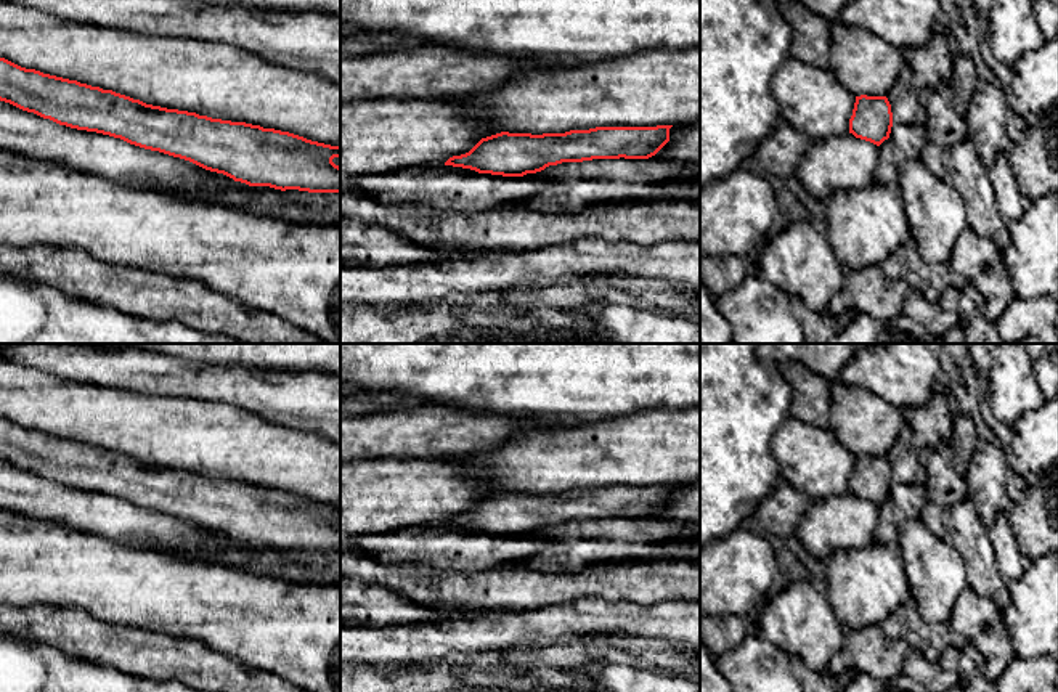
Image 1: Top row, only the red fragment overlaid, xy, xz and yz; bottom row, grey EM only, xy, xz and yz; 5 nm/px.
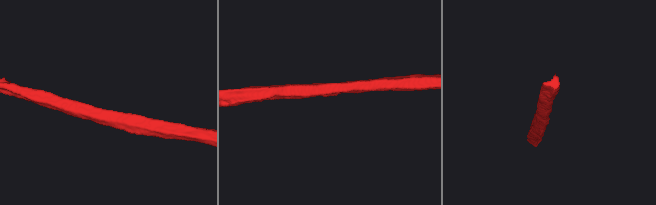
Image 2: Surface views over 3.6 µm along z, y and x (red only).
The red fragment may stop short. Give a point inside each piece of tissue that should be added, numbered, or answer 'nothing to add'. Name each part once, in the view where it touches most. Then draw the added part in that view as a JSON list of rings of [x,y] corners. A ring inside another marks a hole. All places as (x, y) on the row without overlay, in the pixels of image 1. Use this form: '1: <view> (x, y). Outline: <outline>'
nothing to add

